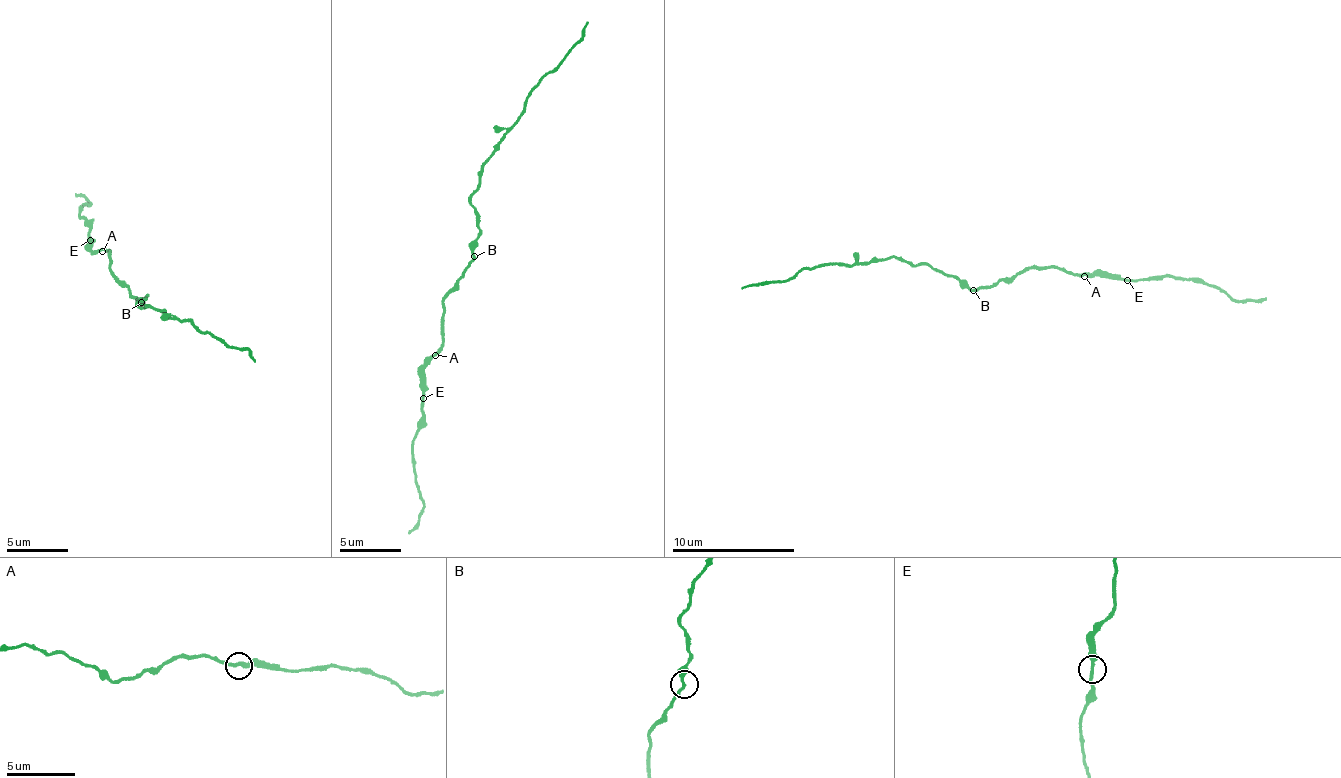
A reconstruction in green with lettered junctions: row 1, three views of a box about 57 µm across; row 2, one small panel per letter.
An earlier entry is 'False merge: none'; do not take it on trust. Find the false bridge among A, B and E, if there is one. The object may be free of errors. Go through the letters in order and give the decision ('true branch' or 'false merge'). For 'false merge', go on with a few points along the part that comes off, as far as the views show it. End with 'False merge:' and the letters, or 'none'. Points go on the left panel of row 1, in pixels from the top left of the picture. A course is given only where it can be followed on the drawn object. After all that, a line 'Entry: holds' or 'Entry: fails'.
A: true branch
B: true branch
E: true branch
False merge: none
Entry: holds

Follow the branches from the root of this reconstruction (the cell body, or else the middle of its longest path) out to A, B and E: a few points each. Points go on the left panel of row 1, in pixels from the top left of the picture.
A: (130, 295), (127, 283), (117, 278), (111, 268), (111, 250), (102, 251)
B: (130, 295), (142, 303)
E: (130, 295), (127, 283), (117, 278), (111, 268), (111, 250), (90, 251), (90, 240)

